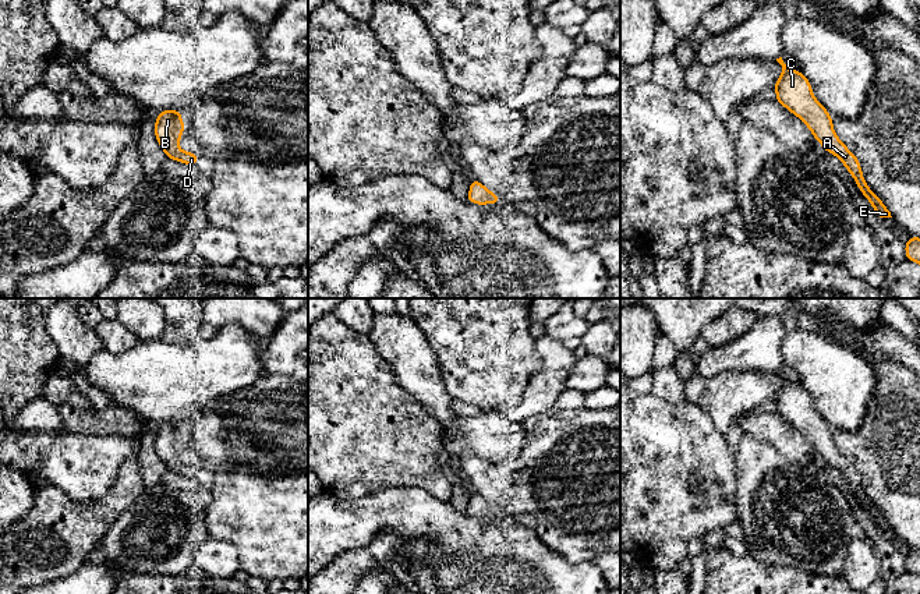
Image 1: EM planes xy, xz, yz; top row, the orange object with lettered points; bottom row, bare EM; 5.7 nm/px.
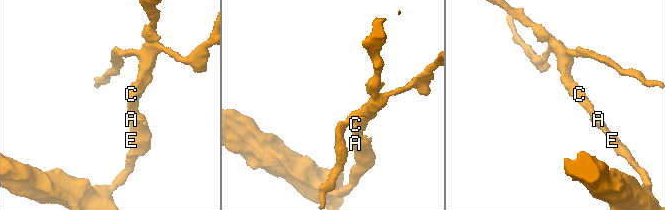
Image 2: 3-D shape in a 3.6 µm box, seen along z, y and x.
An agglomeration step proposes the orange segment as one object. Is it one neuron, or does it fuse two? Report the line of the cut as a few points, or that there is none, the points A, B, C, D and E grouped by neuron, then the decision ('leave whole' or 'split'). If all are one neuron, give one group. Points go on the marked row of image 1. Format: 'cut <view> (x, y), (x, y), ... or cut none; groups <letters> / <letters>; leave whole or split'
cut none; groups A B C D E; leave whole

